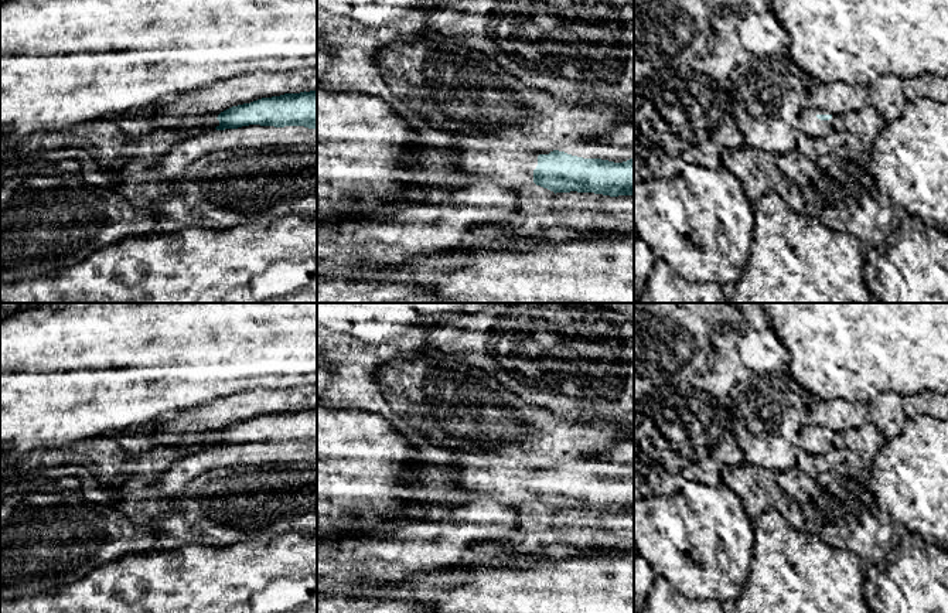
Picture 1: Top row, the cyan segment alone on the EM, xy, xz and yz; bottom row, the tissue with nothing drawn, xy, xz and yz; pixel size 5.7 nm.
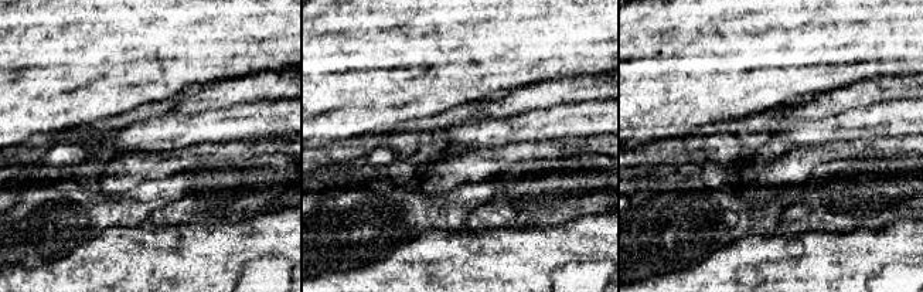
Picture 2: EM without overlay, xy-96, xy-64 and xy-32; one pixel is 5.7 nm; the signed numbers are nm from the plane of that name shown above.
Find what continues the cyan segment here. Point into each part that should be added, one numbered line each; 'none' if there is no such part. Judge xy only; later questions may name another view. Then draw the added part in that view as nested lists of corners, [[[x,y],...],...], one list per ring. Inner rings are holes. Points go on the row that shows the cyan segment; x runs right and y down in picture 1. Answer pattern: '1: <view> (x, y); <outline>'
1: xy (195, 126); [[[219,113],[201,115],[194,118],[187,118],[187,120],[174,129],[175,133],[187,137],[200,137],[201,134],[215,132],[219,120],[216,119]]]

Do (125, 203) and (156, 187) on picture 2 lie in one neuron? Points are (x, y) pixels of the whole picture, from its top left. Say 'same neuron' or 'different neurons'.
same neuron

